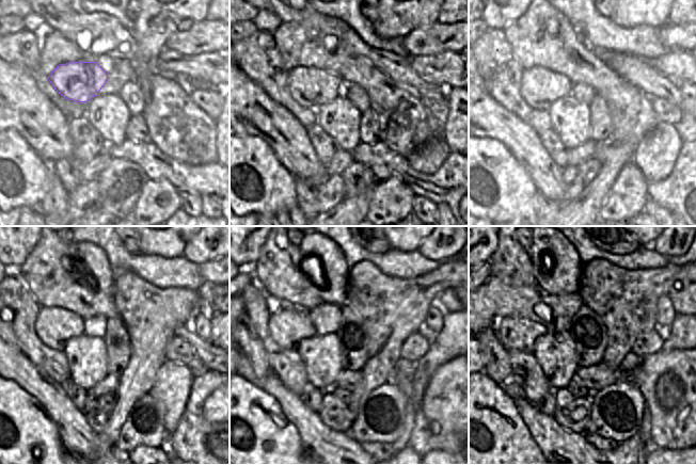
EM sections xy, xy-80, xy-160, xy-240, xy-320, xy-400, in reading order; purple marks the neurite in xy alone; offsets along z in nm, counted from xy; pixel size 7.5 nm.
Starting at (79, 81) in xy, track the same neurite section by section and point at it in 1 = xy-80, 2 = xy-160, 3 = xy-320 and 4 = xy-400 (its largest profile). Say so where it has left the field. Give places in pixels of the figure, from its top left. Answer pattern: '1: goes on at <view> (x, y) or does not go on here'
1: goes on at xy-80 (310, 86)
2: goes on at xy-160 (539, 87)
3: goes on at xy-320 (288, 326)
4: goes on at xy-400 (515, 334)

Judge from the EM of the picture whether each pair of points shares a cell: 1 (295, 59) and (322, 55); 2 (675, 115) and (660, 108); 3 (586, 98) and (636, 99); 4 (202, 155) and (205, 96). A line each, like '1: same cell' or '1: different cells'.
1: same cell
2: same cell
3: different cells
4: different cells

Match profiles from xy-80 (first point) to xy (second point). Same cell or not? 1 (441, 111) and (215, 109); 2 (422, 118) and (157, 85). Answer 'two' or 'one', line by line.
1: one
2: one

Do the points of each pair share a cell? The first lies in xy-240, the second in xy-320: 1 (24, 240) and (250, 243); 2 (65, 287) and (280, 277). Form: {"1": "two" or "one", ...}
{"1": "one", "2": "one"}

